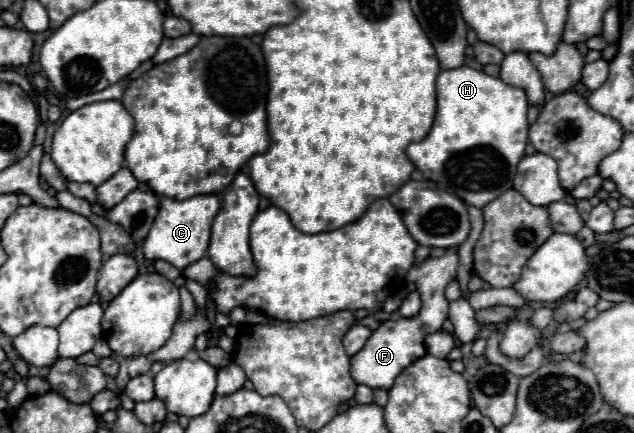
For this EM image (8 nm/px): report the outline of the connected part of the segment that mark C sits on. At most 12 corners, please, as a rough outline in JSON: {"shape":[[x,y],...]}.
{"shape":[[217,194],[161,196],[141,244],[179,270],[209,248]]}

